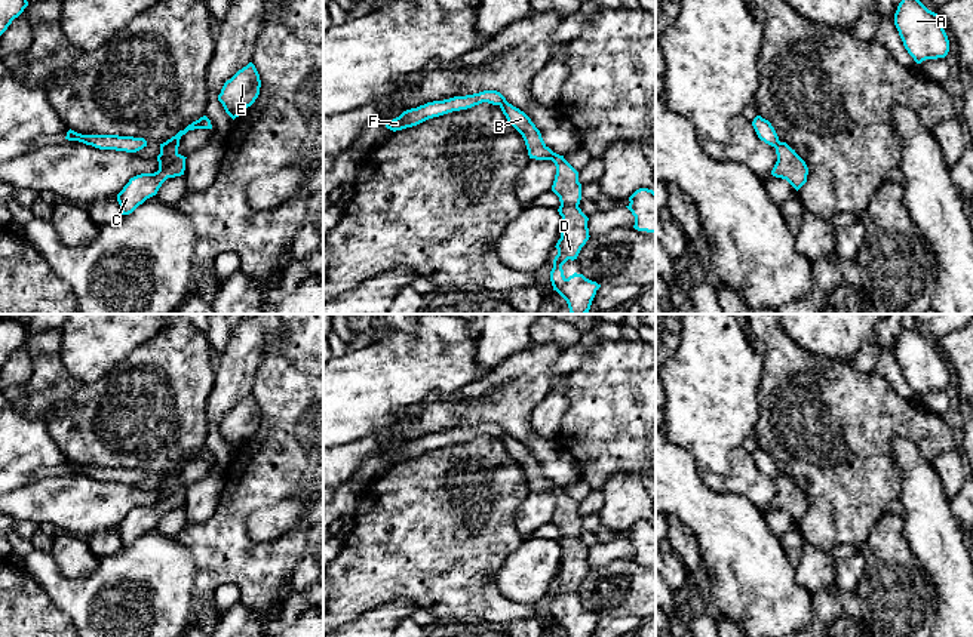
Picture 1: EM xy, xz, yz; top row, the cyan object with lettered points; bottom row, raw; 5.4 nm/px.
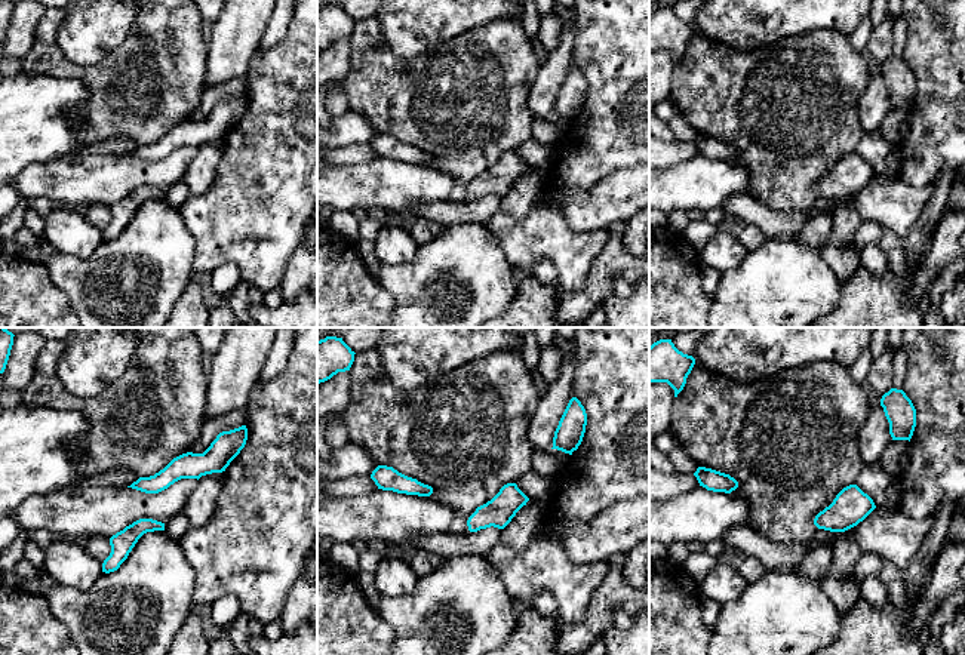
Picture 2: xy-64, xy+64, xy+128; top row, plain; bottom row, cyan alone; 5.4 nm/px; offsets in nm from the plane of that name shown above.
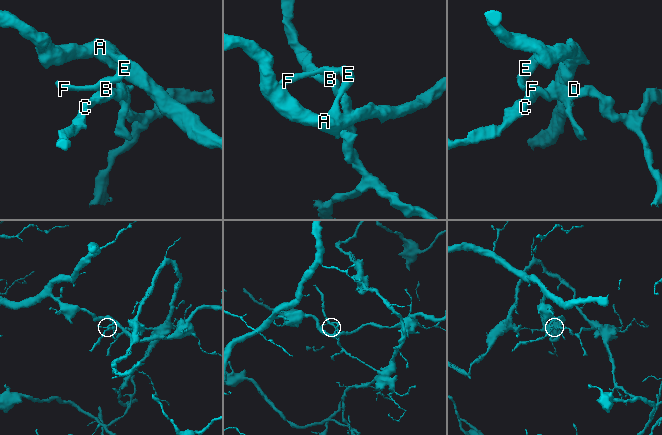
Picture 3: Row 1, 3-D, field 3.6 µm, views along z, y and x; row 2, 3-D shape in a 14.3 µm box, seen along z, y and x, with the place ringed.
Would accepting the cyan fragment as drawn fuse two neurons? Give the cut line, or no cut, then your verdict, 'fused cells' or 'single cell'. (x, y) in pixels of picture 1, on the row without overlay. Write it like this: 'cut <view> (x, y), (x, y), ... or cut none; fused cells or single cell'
cut xy (178, 471), (160, 485); fused cells

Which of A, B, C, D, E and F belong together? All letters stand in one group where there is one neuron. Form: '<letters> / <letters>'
A E F / B C D

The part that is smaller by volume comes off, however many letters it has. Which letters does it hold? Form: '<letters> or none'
B, C, D

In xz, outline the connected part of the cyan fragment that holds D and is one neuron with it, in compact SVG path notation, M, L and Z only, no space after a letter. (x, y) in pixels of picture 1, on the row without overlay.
M509 434L500 437L507 453L522 467L530 490L552 492L556 498L556 507L552 523L559 529L558 541L562 548L561 570L556 575L558 587L553 591L550 613L568 637L592 637L596 622L601 619L596 613L574 604L568 610L564 607L562 597L577 591L581 579L589 572L589 550L578 539L581 532L581 516L578 504L564 490L553 484L543 473L540 462L531 450Z

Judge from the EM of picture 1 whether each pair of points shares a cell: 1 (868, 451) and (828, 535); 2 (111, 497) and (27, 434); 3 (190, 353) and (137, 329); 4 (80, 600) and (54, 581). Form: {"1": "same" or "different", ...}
{"1": "same", "2": "different", "3": "different", "4": "same"}

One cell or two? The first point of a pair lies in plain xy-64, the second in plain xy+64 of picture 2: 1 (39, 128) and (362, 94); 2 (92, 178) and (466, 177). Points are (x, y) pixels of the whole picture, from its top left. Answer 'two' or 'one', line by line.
1: two
2: two

